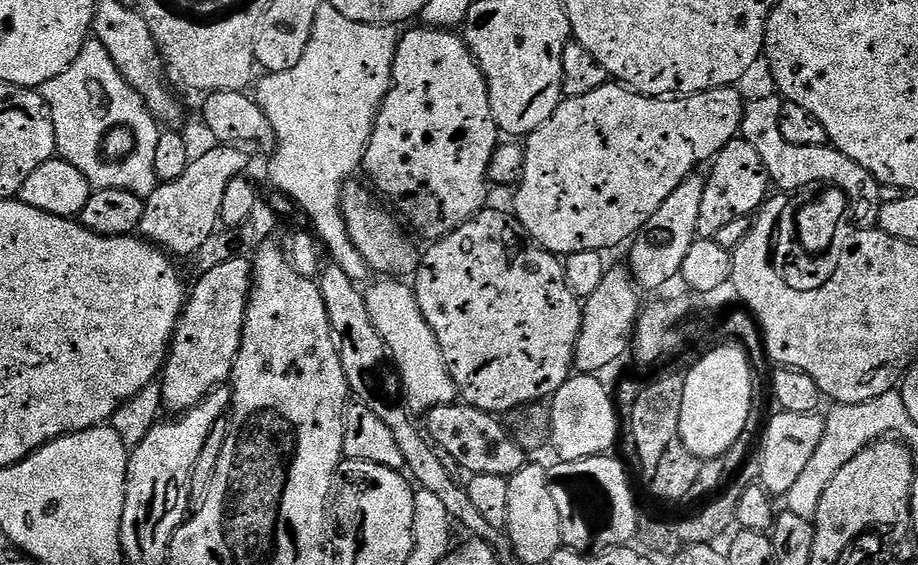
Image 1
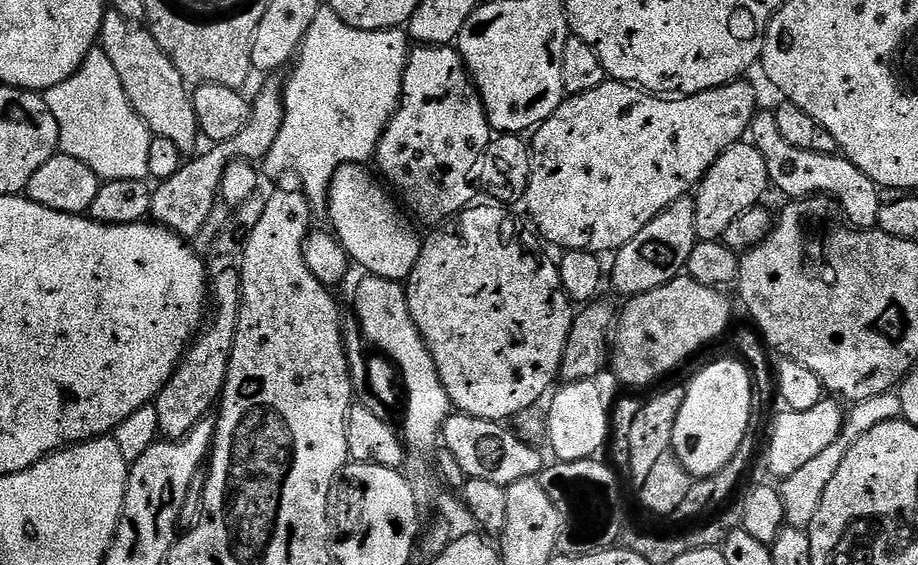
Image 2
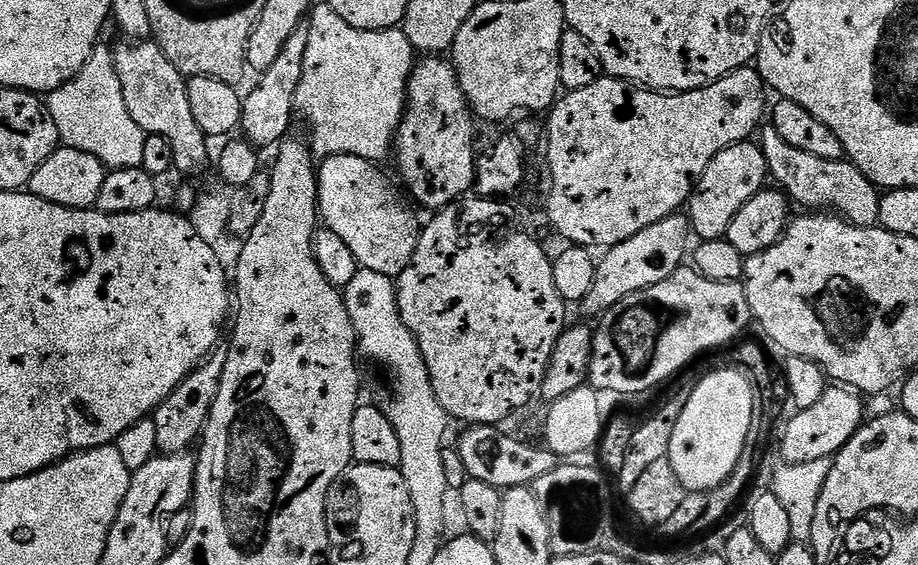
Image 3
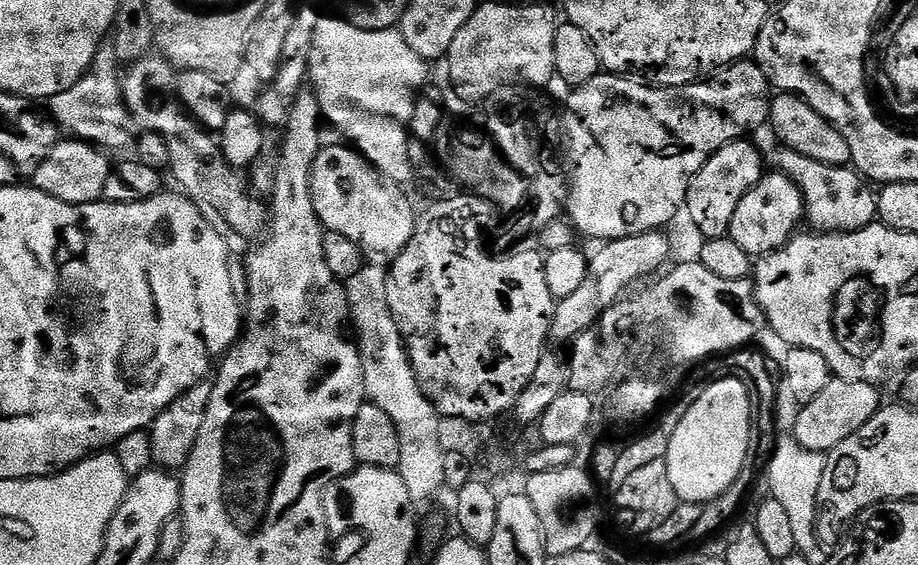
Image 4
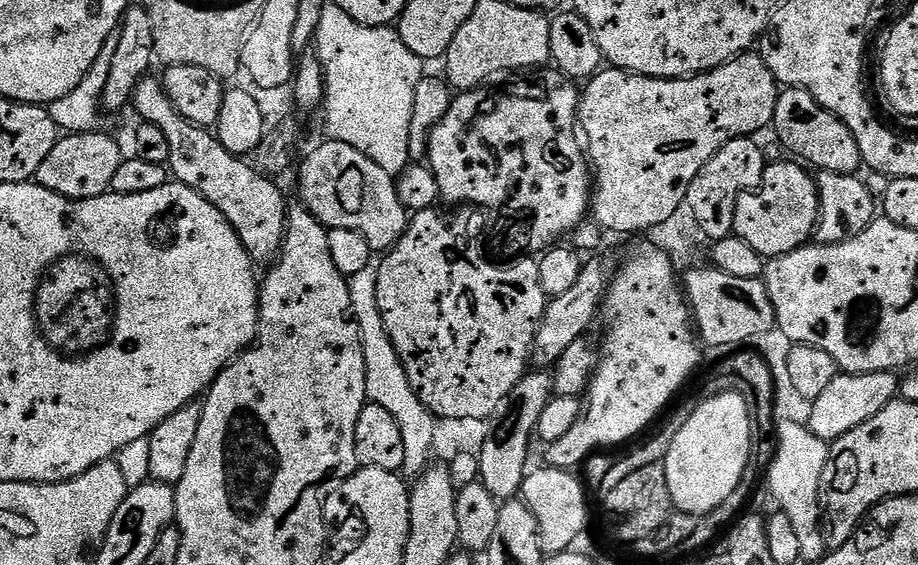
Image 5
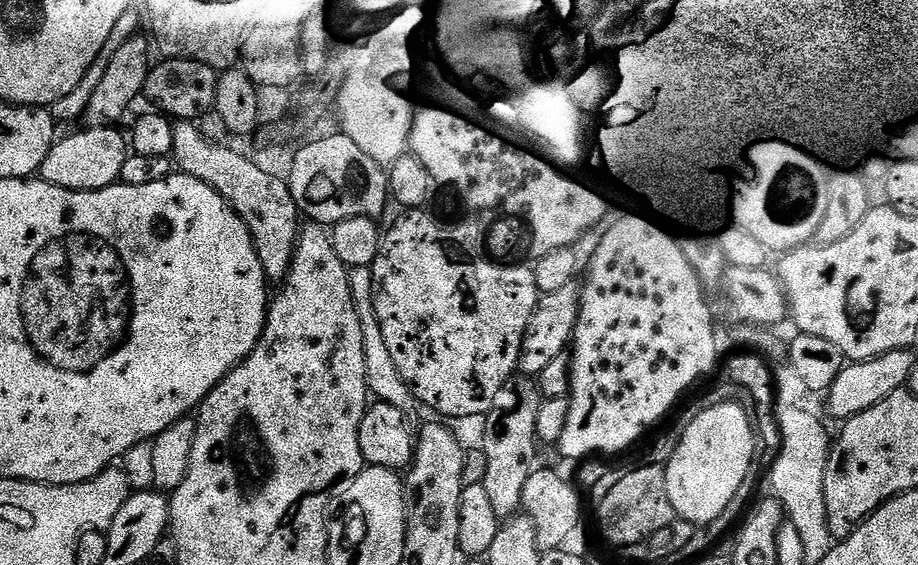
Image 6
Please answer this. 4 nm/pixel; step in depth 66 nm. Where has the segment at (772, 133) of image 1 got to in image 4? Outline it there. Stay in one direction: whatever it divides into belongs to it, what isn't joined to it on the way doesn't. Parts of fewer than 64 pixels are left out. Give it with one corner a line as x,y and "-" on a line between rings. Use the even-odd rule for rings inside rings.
781,147
779,151
775,167
783,176
790,178
794,186
798,186
804,199
807,223
812,223
817,233
857,232
870,226
877,219
877,193
855,168
826,166
826,162
814,162
814,158
806,158
806,154
798,154
786,147

